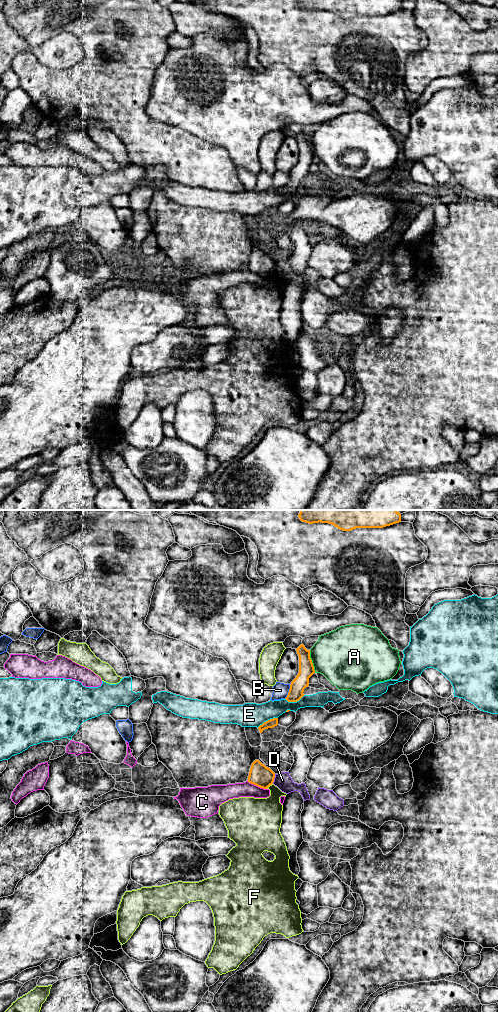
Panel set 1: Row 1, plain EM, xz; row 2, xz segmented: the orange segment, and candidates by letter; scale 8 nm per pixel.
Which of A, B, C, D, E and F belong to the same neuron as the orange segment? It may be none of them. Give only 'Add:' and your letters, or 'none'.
Add: none

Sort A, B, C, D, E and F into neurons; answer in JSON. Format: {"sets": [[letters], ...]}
{"sets": [["A"], ["B"], ["C"], ["D"], ["E"], ["F"]]}

